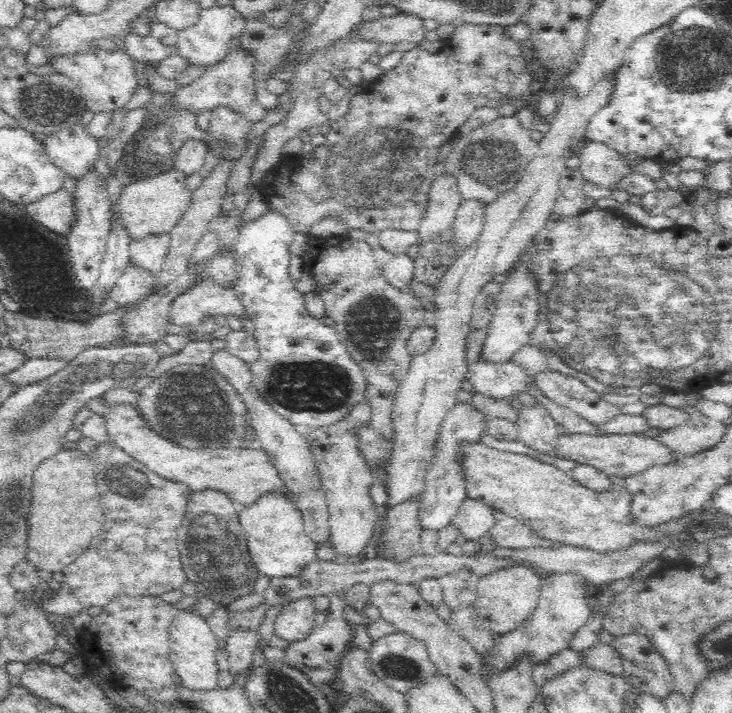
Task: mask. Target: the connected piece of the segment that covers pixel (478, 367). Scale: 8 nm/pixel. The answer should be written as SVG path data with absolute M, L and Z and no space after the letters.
M478 358L469 362L466 374L467 385L492 398L512 399L516 394L534 385L530 372L511 360L487 360Z

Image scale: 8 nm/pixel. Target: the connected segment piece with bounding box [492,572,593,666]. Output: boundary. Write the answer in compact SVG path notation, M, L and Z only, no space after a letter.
M577 572L542 576L540 597L532 614L516 630L499 635L493 646L493 664L510 666L522 652L533 652L535 664L548 660L551 654L567 649L574 638L574 632L582 628L591 617L591 599L588 579Z

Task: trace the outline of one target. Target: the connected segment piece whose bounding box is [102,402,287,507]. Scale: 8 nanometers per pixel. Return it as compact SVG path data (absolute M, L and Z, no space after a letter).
M120 403L105 407L104 433L112 446L141 462L151 472L172 481L184 482L192 492L218 490L228 495L240 507L248 507L270 491L286 493L276 468L268 461L264 450L243 450L227 444L222 447L184 447L158 434L147 421L139 404Z

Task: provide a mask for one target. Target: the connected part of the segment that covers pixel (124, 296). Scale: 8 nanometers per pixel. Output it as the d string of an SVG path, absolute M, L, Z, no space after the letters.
M129 262L122 270L122 274L118 274L116 282L112 284L110 296L119 305L128 304L144 296L152 286L154 286L153 272Z

